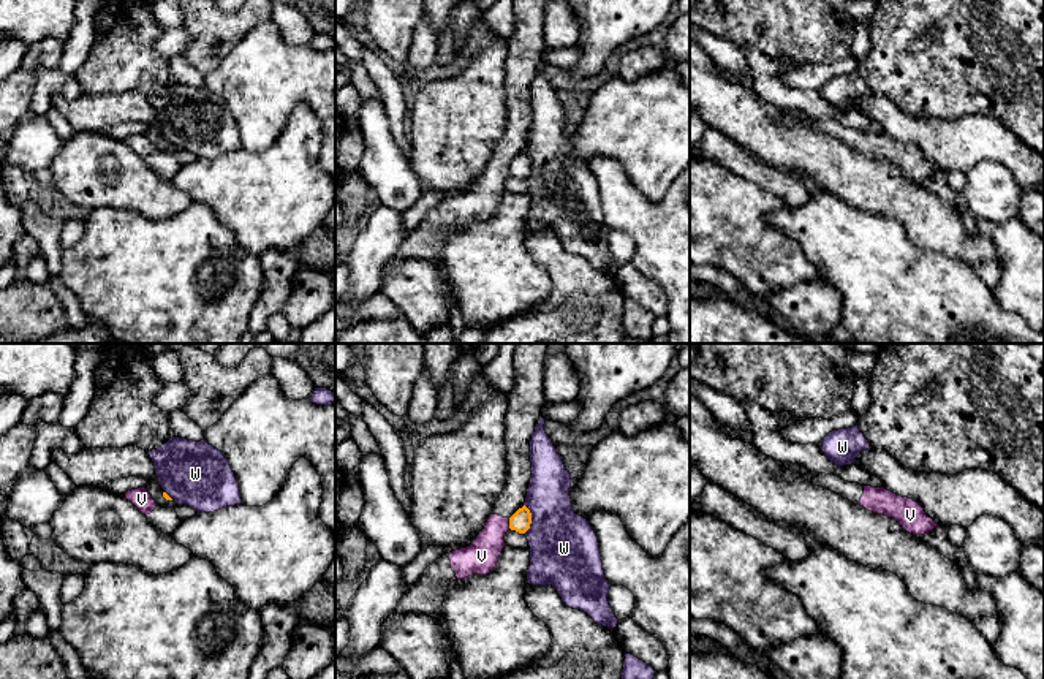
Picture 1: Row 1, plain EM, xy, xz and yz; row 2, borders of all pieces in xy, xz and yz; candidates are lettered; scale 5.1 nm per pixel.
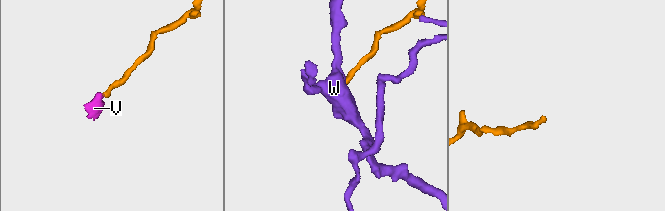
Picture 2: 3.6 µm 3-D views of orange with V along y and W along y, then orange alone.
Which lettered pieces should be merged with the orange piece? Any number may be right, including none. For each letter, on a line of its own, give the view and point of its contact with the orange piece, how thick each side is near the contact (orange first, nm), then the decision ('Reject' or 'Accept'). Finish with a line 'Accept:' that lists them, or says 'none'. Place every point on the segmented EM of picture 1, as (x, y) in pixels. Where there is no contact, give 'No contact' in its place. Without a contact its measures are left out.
V: Touches orange at xz (510, 523). Thickness 100 nm (orange) against 170 nm. Reject
W: Touches orange at xz (530, 518). Thickness 100 nm (orange) against 360 nm. Reject
Accept: none

